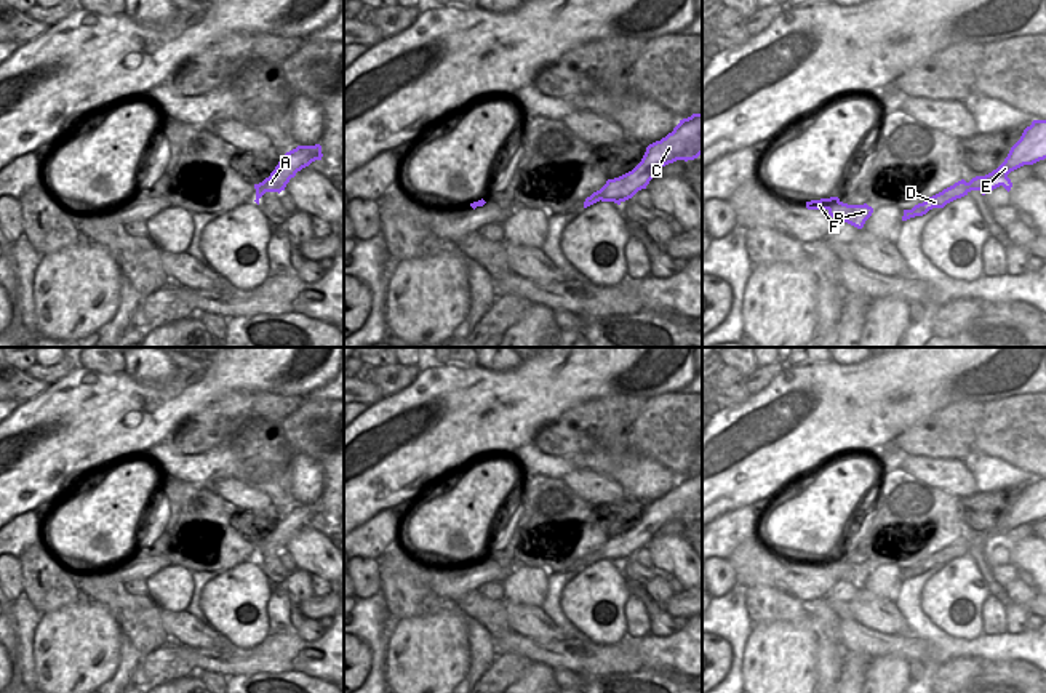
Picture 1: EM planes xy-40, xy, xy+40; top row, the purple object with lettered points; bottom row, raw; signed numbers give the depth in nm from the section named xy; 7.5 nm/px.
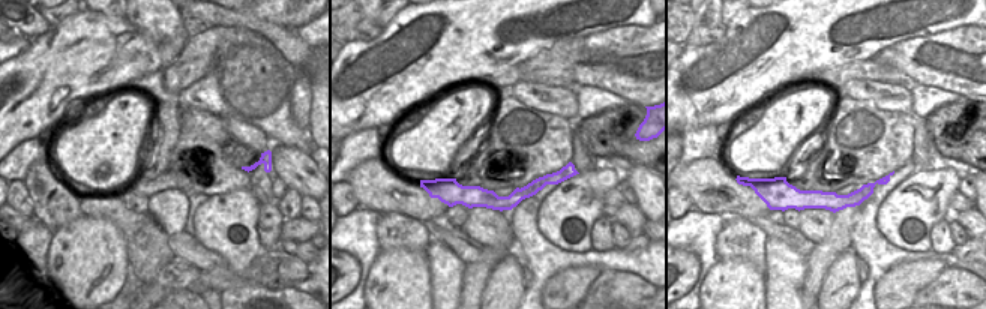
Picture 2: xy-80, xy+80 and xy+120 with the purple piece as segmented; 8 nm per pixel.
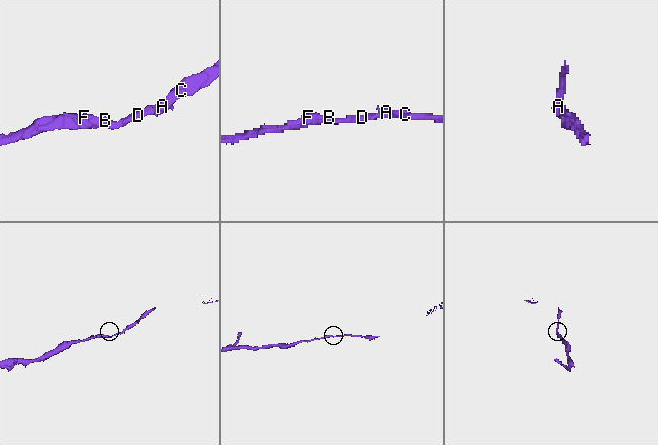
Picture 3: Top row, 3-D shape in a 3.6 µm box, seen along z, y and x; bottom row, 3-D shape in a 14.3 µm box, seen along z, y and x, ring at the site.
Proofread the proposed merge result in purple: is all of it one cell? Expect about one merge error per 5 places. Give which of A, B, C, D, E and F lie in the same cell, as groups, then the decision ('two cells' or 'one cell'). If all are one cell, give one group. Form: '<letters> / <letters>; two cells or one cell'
A B C D E F; one cell

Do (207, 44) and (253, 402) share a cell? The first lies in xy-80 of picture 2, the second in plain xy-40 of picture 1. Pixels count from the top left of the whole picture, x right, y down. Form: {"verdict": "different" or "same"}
{"verdict": "same"}

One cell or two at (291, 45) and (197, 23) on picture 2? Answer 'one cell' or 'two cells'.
one cell

